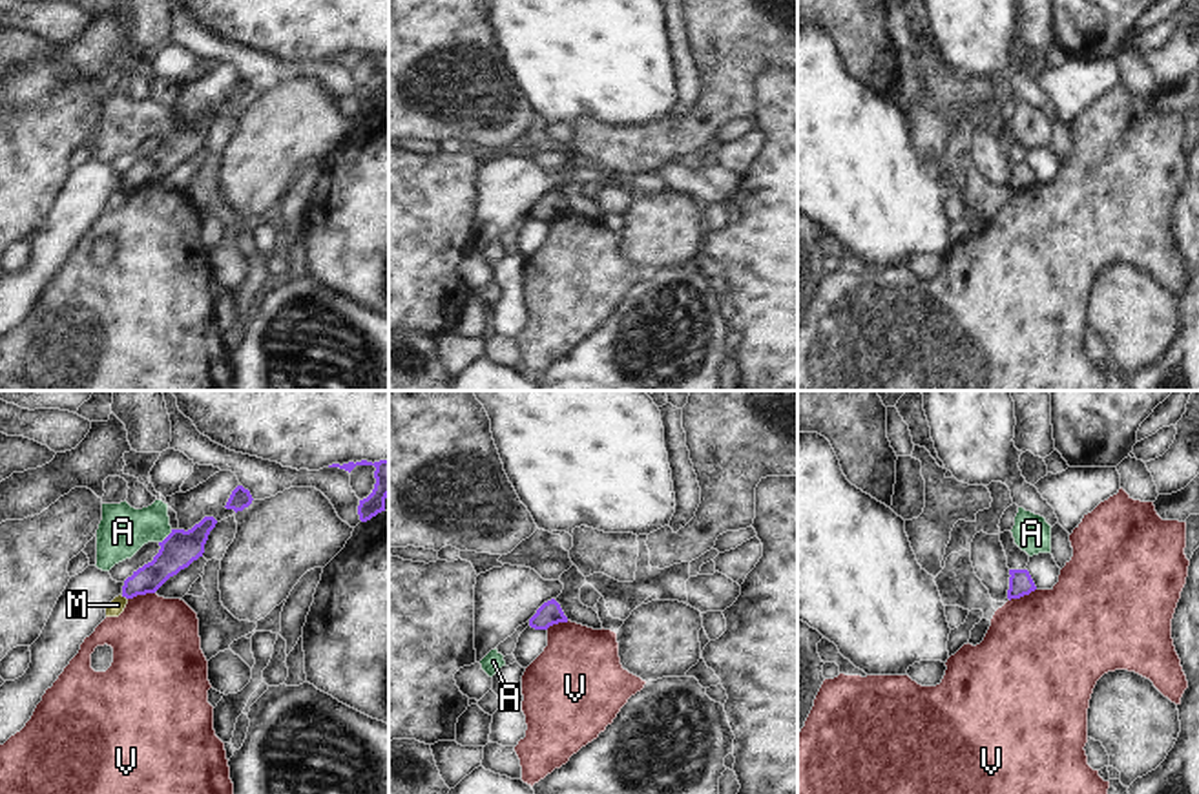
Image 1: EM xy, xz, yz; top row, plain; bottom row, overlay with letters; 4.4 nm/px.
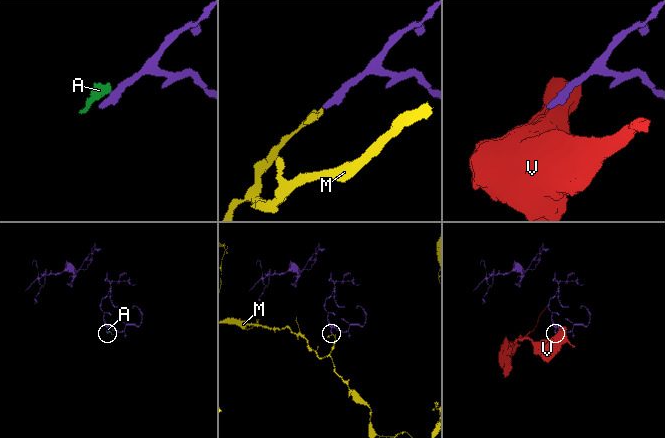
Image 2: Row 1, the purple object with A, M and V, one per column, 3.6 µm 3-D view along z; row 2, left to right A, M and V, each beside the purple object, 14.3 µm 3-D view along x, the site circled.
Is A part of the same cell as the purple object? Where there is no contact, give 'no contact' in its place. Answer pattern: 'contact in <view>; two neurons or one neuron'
contact in xy; one neuron

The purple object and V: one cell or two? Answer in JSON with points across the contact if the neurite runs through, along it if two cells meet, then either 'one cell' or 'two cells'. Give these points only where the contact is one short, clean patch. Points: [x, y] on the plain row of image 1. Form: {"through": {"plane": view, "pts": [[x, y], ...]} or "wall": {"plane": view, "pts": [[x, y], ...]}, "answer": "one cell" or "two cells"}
{"wall": {"plane": "xy", "pts": [[154, 183], [128, 190]]}, "answer": "two cells"}

